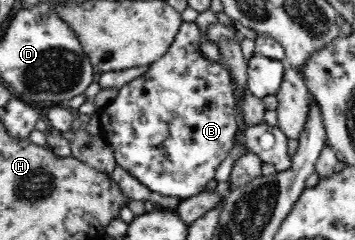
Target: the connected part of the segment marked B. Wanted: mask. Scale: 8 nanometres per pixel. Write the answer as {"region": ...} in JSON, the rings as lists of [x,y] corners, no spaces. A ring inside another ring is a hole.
{"region":[[[183,22],[168,52],[148,65],[148,70],[139,78],[122,86],[116,99],[97,111],[100,134],[110,145],[116,162],[152,193],[175,196],[180,200],[196,196],[206,189],[206,184],[214,179],[215,170],[232,150],[238,132],[234,111],[234,76],[230,76],[226,65],[202,57],[200,44],[197,25]]]}

